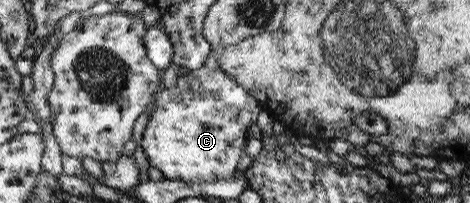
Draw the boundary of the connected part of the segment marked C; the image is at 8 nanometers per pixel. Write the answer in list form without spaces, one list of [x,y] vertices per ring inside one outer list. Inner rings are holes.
[[[211,51],[211,55],[201,68],[189,71],[185,76],[179,76],[177,86],[171,89],[164,88],[156,99],[155,111],[147,123],[141,144],[149,163],[160,169],[165,179],[197,183],[227,179],[229,171],[233,173],[237,163],[241,161],[249,125],[259,123],[261,107],[258,100],[226,74],[219,61],[213,59],[214,52]]]

